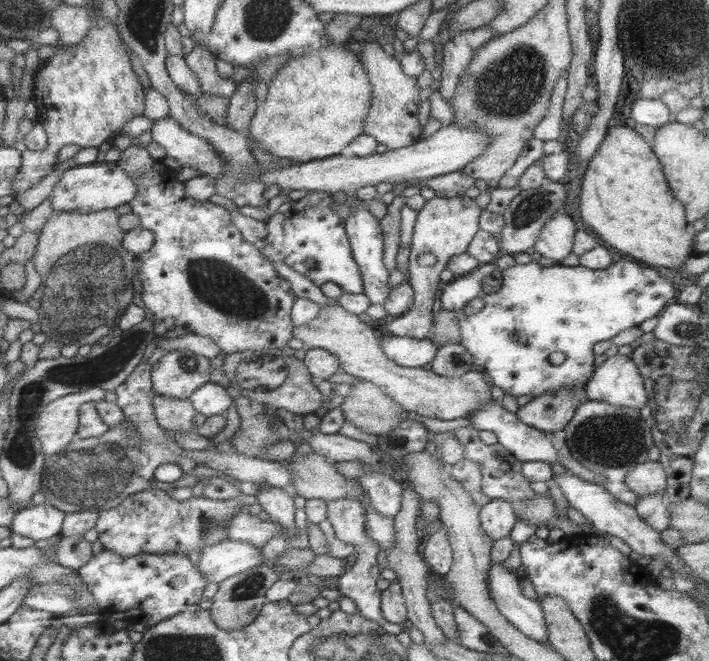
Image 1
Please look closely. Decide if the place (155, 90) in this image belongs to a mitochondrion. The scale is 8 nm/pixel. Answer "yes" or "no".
no

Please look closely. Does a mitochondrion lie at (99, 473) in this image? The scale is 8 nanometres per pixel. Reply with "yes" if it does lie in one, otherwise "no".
yes

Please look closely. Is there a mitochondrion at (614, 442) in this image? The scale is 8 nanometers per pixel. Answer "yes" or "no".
yes

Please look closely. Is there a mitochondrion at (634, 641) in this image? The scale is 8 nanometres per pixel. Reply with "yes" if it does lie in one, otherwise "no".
yes

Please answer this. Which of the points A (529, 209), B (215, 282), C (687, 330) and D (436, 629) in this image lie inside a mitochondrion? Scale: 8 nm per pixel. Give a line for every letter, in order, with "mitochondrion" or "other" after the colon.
A: mitochondrion
B: mitochondrion
C: mitochondrion
D: other

